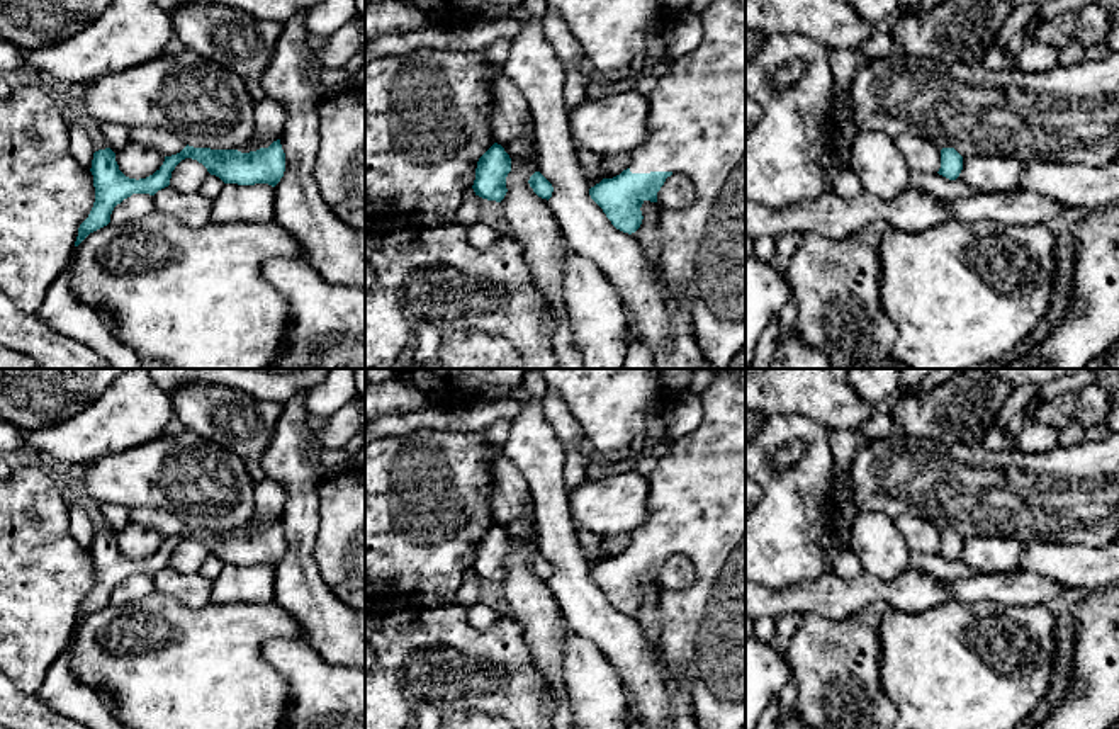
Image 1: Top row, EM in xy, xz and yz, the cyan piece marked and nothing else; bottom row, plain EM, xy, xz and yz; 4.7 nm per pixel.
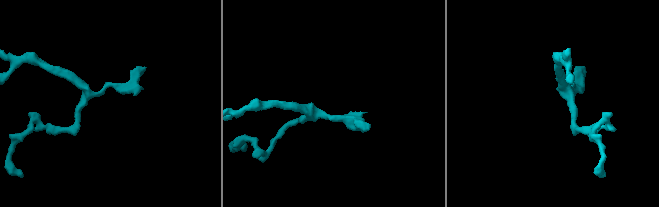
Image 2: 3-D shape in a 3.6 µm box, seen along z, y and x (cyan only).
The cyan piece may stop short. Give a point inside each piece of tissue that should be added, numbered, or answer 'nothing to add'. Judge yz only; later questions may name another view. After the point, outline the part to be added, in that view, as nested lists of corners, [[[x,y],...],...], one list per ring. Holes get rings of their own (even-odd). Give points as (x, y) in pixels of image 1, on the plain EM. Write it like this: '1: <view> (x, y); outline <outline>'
nothing to add

